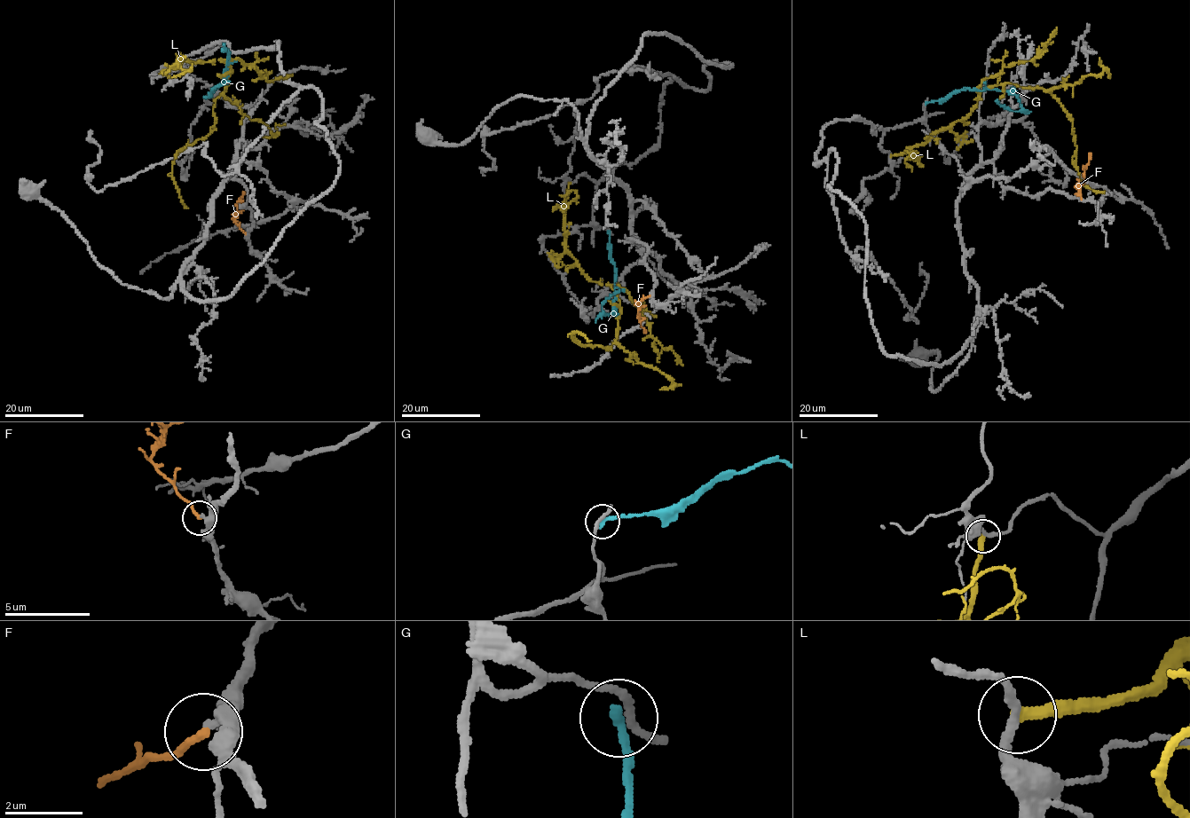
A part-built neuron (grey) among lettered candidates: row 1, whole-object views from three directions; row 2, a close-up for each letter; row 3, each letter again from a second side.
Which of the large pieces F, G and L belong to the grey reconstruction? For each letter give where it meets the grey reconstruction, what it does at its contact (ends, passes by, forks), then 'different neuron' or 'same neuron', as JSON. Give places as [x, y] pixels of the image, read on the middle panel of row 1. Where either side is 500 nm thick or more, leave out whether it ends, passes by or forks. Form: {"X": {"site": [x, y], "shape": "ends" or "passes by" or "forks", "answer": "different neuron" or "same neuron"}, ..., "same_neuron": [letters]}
{"F": {"site": [650, 295], "shape": "ends", "answer": "same neuron"}, "G": {"site": [609, 232], "shape": "ends", "answer": "different neuron"}, "L": {"site": [569, 183], "shape": "ends", "answer": "different neuron"}, "same_neuron": ["F"]}

